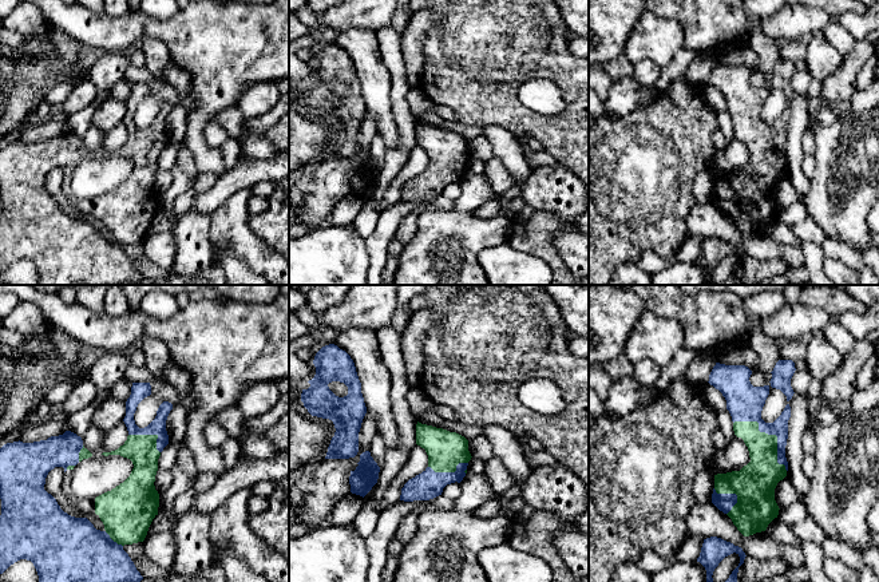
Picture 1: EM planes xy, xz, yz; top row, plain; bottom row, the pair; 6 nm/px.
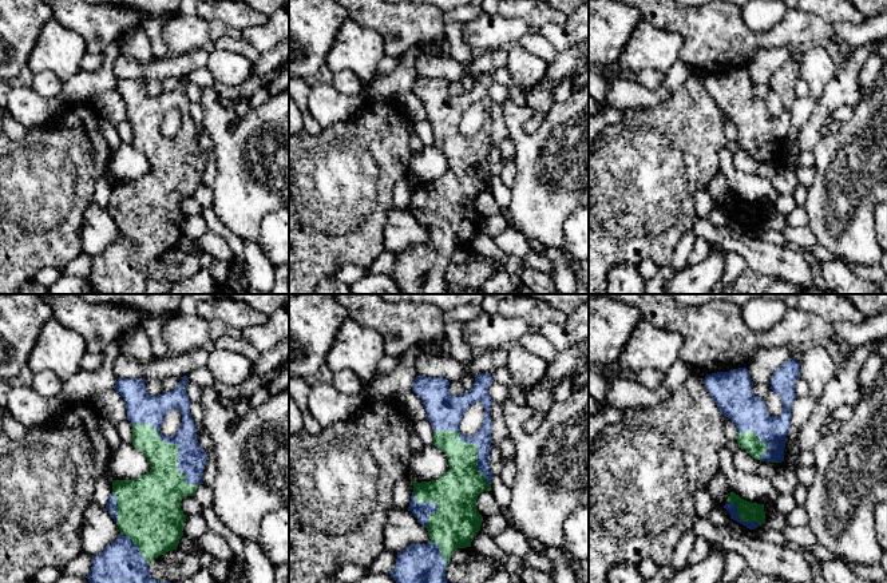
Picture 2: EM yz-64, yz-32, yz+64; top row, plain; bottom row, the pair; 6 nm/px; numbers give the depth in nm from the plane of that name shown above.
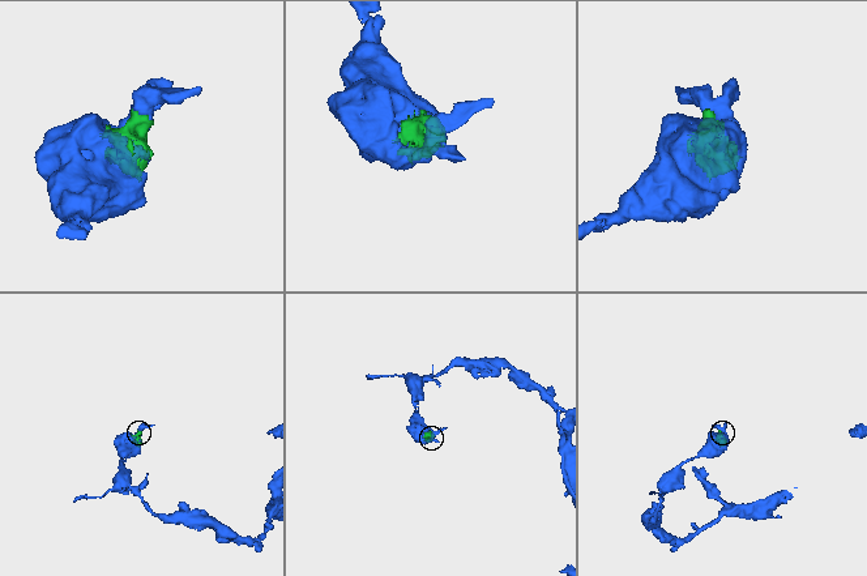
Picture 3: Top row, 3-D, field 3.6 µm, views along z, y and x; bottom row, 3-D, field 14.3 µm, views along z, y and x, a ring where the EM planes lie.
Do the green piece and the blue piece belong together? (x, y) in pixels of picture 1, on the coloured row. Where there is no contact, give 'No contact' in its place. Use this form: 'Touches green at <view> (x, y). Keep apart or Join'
Touches green at yz (771, 435). Join

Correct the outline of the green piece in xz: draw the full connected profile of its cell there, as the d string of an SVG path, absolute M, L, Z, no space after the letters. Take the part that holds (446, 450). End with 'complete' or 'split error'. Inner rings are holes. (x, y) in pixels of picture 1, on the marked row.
M417 421L416 444L425 450L428 467L404 484L400 500L429 500L447 484L463 480L472 458L464 436Z; split error

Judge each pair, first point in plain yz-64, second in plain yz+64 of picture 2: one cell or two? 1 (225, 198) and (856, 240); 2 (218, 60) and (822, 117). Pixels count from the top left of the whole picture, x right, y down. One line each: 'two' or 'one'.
1: one
2: two

